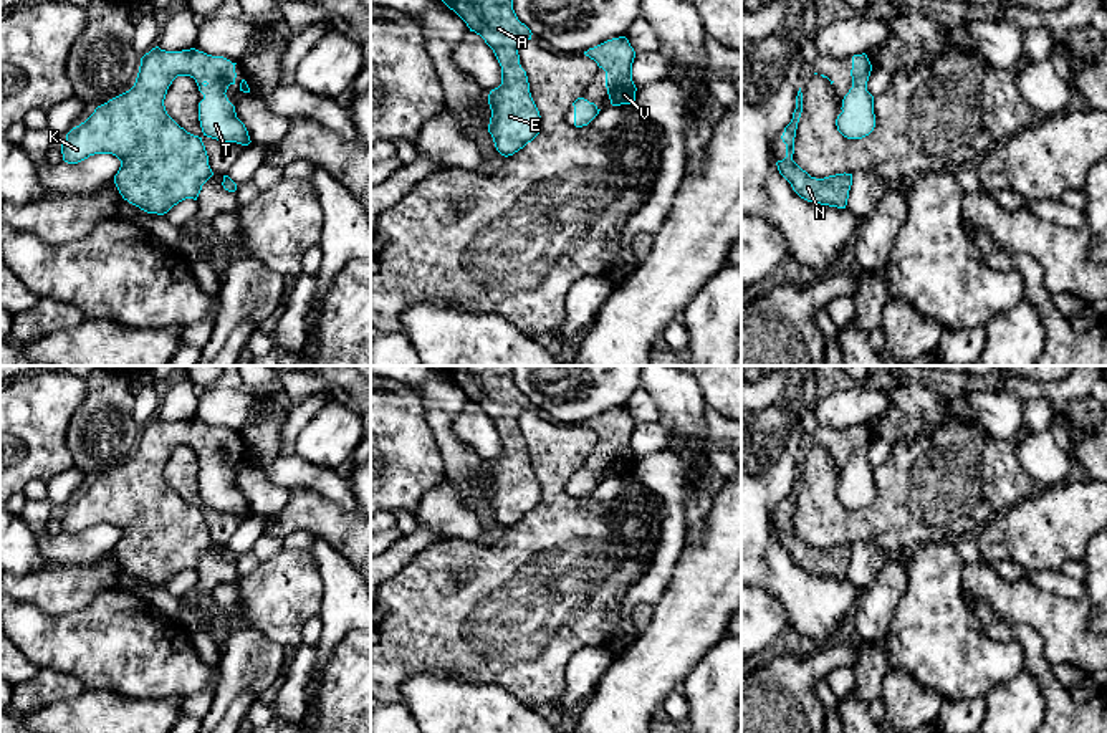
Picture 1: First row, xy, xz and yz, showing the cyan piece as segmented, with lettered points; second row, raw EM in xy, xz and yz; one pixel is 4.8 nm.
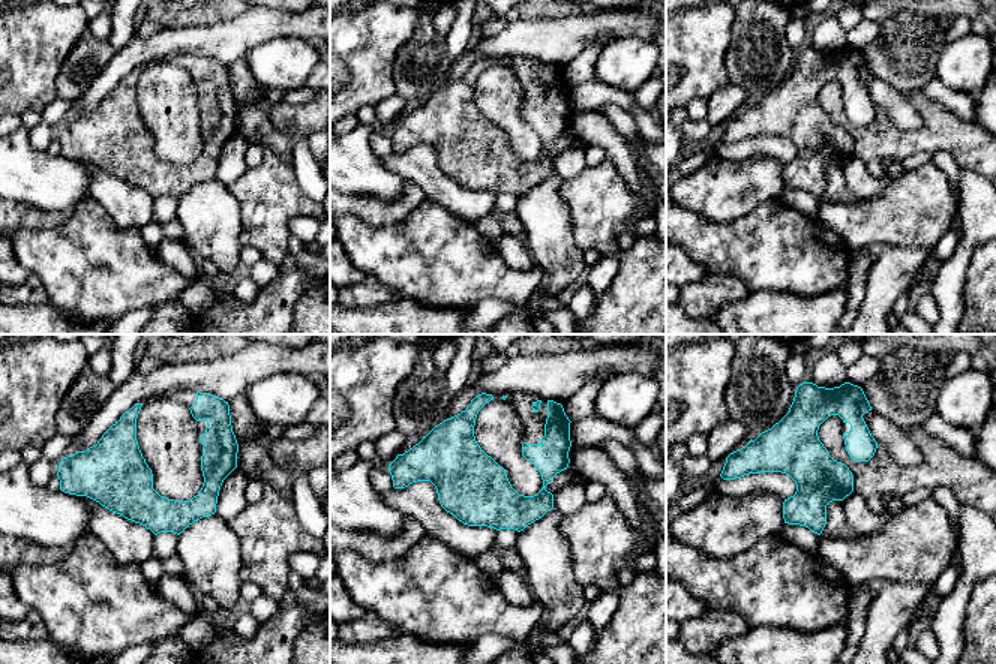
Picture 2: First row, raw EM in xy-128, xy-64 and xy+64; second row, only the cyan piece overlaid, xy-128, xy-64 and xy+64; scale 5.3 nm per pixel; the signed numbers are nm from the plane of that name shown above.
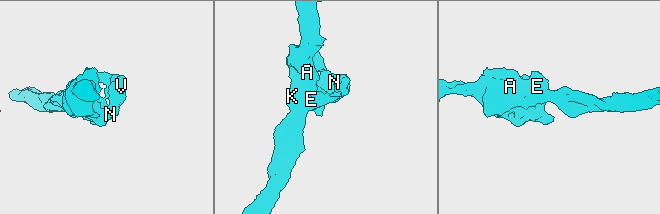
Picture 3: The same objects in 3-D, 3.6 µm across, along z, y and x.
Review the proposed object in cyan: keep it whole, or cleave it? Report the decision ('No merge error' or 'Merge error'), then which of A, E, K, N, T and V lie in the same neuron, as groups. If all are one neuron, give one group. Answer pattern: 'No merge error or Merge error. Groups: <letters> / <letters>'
No merge error. Groups: A E K N T V

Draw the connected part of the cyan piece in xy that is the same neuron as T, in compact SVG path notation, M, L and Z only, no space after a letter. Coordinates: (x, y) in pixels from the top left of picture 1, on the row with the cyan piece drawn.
M152 48L141 58L134 86L98 106L94 113L66 134L61 144L63 160L78 164L94 154L113 154L121 160L114 184L124 200L147 213L164 215L185 199L197 200L202 185L213 175L202 137L187 132L165 111L164 99L177 76L195 79L204 99L199 103L199 121L204 136L248 146L250 136L237 117L227 89L235 84L235 65L223 56L212 56L195 48L165 51Z

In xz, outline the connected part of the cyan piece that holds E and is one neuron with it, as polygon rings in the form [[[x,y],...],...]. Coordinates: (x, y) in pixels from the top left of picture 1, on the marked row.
[[[442,0],[493,50],[501,66],[501,84],[490,91],[488,132],[496,151],[508,157],[541,131],[541,116],[531,98],[518,46],[531,40],[531,30],[513,10],[513,0]]]

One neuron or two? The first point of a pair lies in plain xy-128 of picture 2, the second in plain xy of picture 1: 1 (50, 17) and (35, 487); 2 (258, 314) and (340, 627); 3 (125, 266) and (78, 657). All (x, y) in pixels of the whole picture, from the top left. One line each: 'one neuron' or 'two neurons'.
1: two neurons
2: two neurons
3: one neuron

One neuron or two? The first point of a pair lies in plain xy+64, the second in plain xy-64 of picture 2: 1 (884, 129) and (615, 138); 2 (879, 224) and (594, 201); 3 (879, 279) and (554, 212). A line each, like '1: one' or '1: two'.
1: two
2: one
3: one

